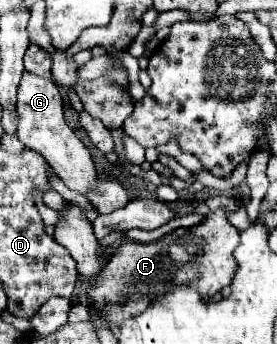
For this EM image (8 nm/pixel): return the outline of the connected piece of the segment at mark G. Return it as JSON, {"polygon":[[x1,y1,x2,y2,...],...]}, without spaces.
{"polygon":[[32,72,22,74,22,82,18,86,18,140,46,158,52,170,62,178,62,182,80,194,86,194,96,182,96,170,90,158,88,148,78,140,78,136,70,130,62,116,62,96,52,78,36,76]]}

